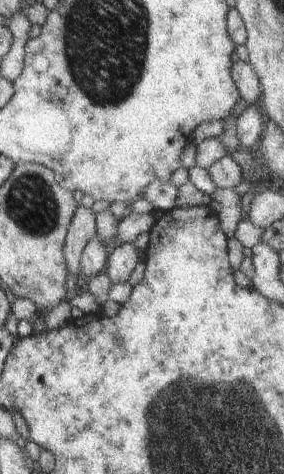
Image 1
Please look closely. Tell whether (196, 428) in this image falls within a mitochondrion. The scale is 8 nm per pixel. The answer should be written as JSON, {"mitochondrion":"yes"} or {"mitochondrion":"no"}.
{"mitochondrion":"yes"}

